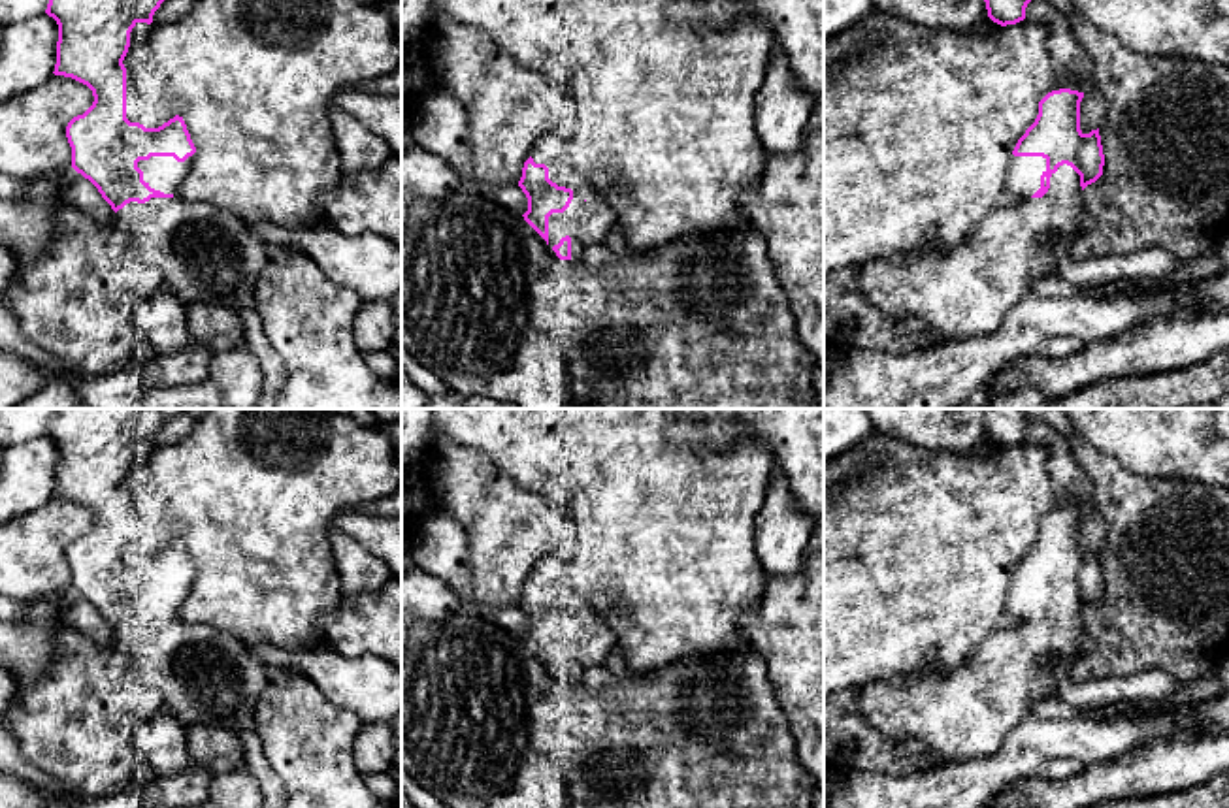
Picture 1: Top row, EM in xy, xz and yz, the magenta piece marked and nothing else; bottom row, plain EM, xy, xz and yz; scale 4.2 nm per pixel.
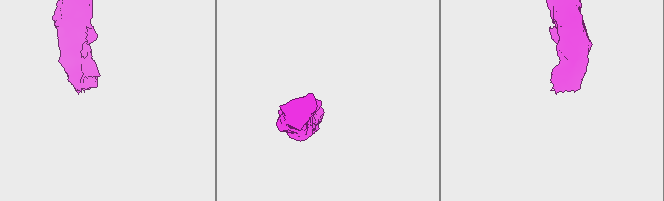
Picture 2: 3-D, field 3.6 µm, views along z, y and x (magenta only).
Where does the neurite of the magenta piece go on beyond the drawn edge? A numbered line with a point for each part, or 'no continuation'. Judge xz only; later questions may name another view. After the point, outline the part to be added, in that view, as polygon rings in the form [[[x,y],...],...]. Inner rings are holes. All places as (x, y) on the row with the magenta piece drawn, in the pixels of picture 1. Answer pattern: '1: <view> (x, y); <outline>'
no continuation

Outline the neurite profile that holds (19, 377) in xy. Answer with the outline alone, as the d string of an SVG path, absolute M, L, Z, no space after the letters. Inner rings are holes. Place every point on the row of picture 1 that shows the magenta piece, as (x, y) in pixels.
M0 348L0 409L17 409L45 384L30 360Z

